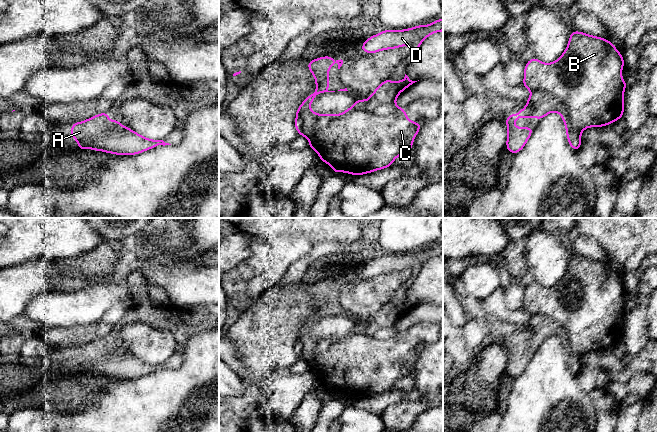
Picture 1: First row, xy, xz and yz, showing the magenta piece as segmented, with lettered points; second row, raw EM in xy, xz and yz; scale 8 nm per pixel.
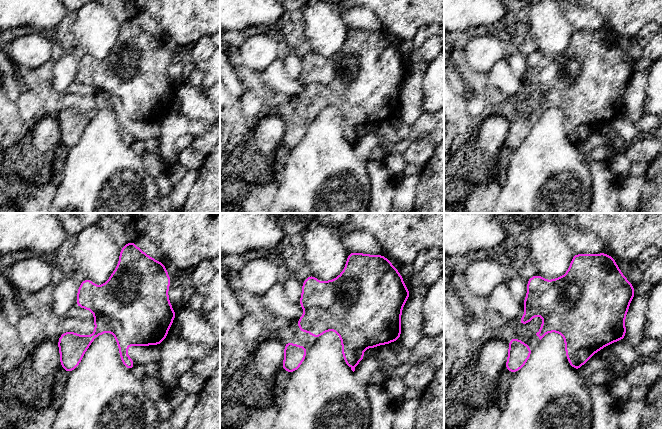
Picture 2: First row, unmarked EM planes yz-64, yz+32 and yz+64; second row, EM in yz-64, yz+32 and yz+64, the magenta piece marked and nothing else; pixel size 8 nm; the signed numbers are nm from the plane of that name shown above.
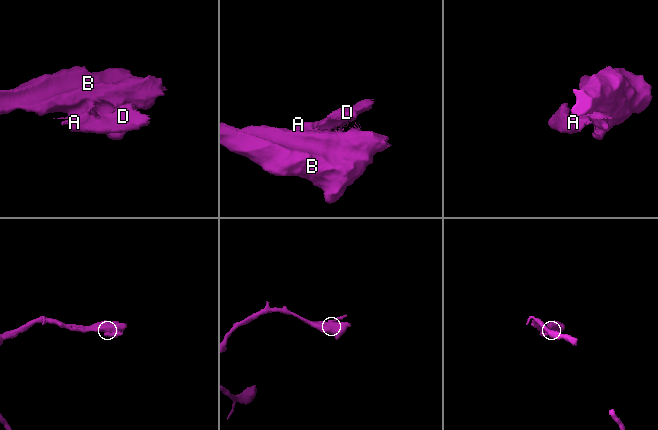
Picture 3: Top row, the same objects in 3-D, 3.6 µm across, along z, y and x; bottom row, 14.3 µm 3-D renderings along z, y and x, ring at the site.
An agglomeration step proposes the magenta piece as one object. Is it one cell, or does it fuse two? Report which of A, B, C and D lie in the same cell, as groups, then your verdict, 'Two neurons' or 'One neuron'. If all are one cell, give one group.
Groups: A D / B C. Two neurons

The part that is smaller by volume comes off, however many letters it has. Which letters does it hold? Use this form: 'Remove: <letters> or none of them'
Remove: A, D

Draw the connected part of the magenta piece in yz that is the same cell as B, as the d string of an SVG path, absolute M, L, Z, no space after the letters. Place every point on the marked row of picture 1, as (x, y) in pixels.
M573 30L565 51L556 61L547 64L533 57L526 63L522 84L531 91L531 96L526 100L527 106L521 108L520 112L511 119L511 123L506 125L512 125L517 118L538 118L541 121L549 113L558 112L566 126L568 143L578 152L582 144L581 133L584 129L594 126L600 128L623 118L624 91L628 84L621 75L624 65L622 54L611 40Z

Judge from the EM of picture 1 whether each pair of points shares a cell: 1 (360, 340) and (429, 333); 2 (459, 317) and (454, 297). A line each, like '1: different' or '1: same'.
1: same
2: same

